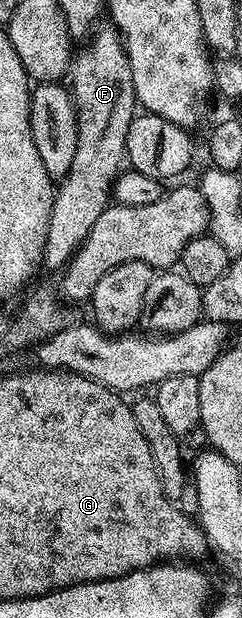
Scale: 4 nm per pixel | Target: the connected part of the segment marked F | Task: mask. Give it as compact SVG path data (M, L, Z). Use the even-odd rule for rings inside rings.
M113 27L104 28L94 46L84 56L73 59L68 76L78 111L76 155L72 158L72 166L68 166L68 174L61 177L57 185L41 259L43 265L57 270L65 269L84 238L88 238L88 230L92 230L96 218L108 207L108 193L126 160L128 126L132 126L136 115L132 70L122 49L122 38Z

